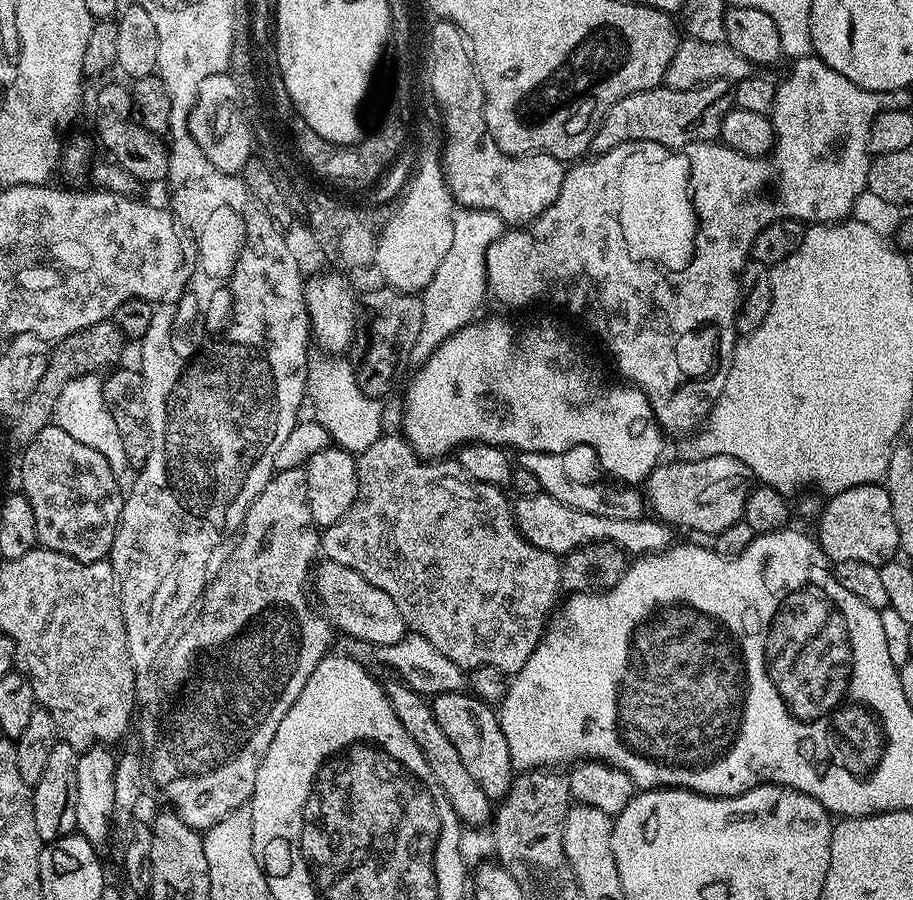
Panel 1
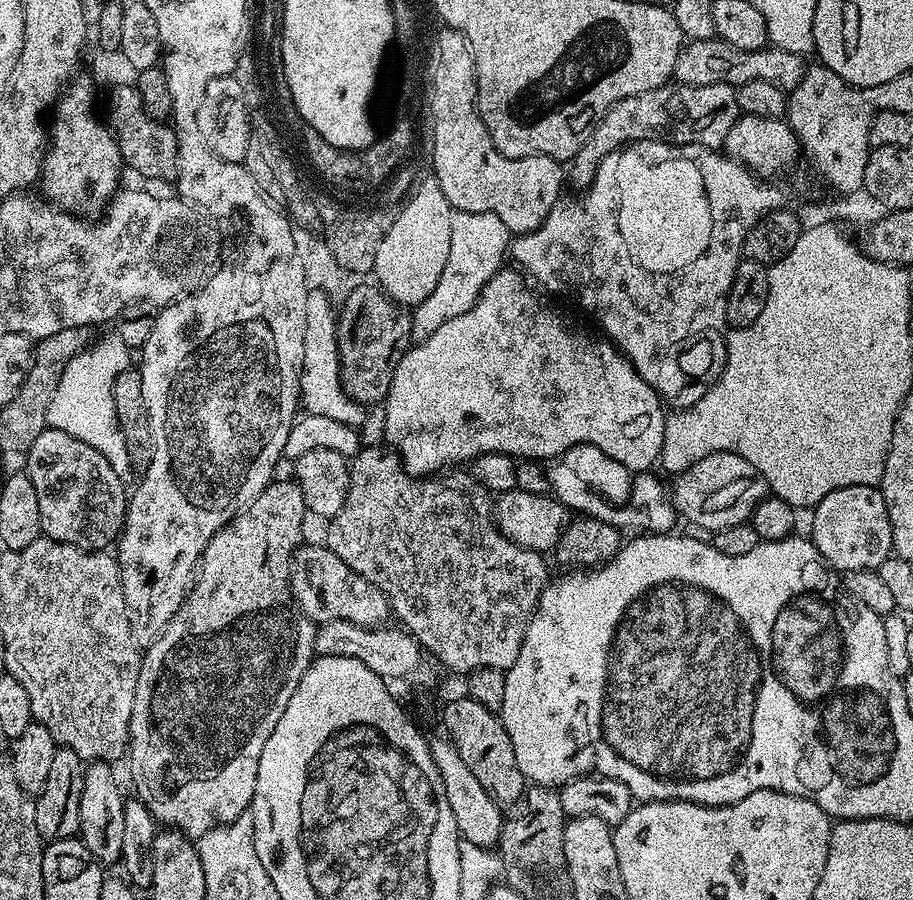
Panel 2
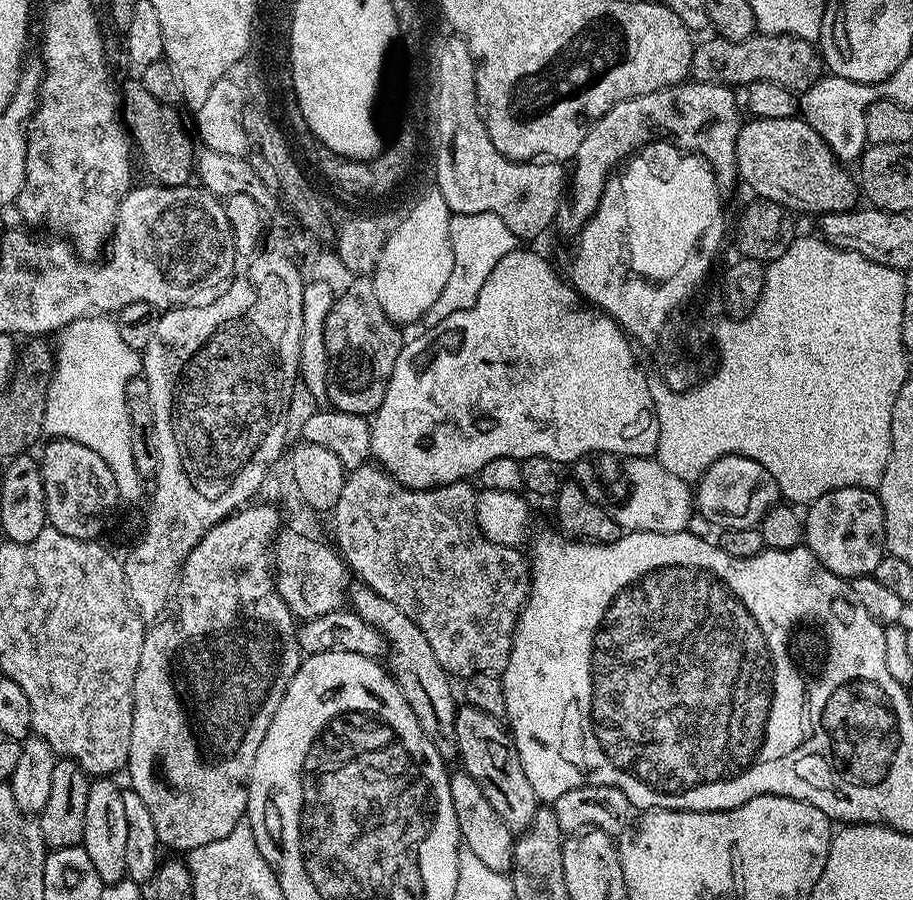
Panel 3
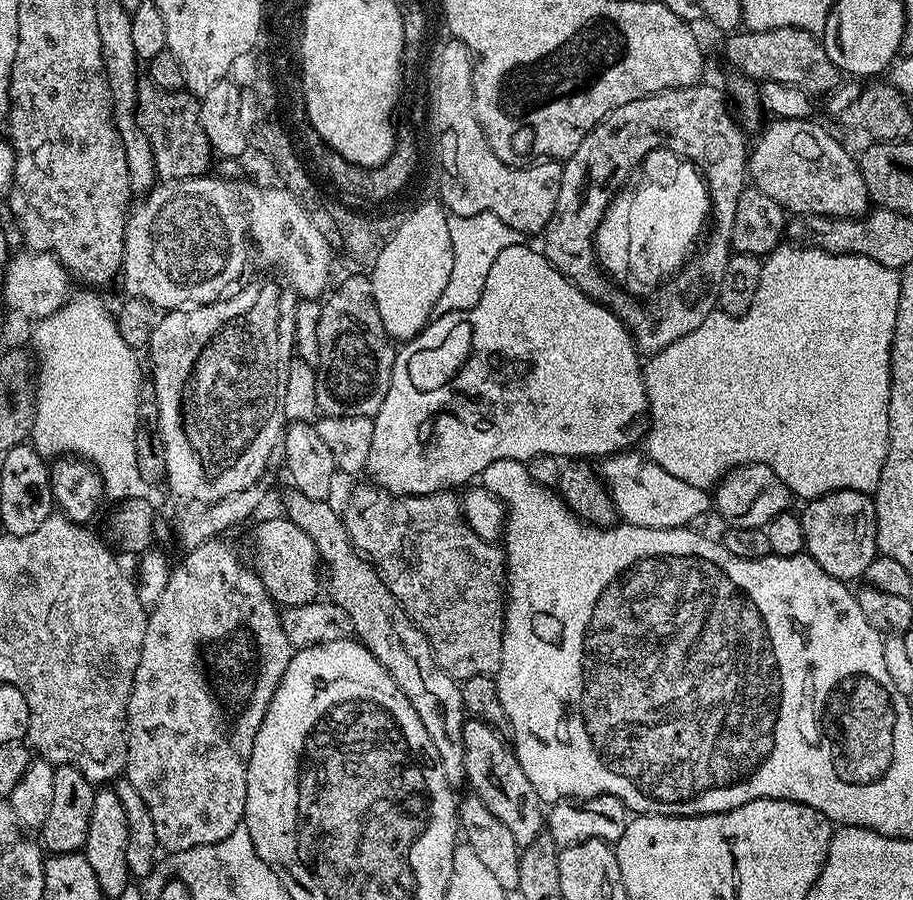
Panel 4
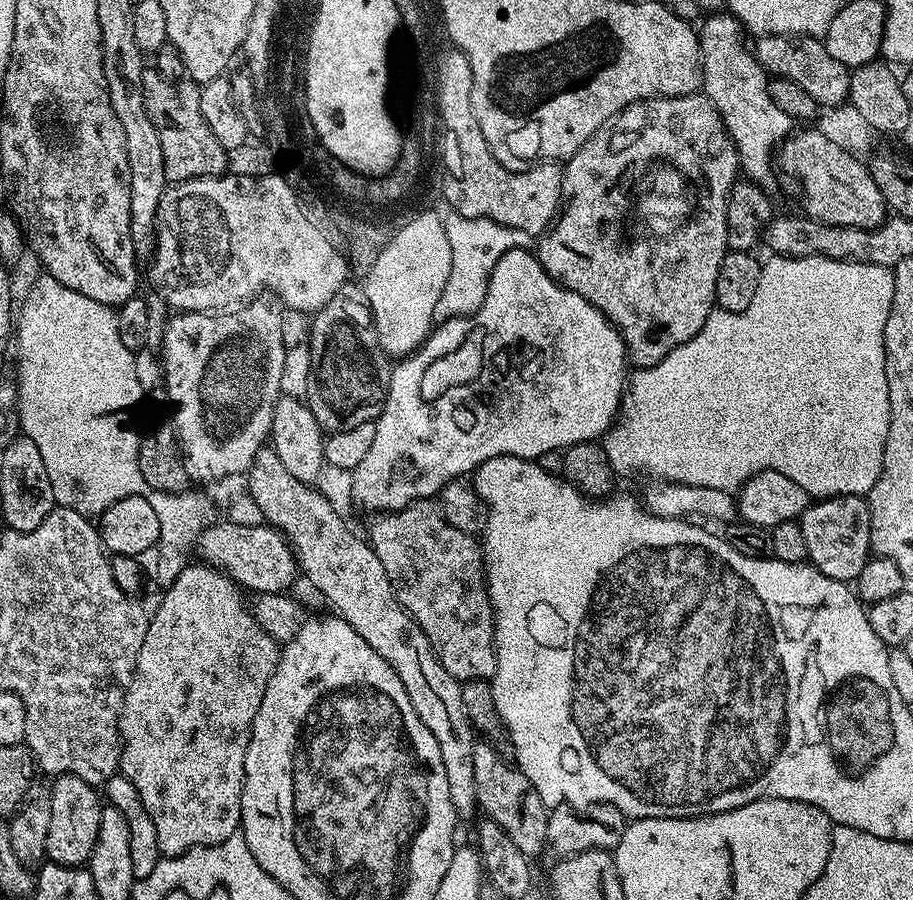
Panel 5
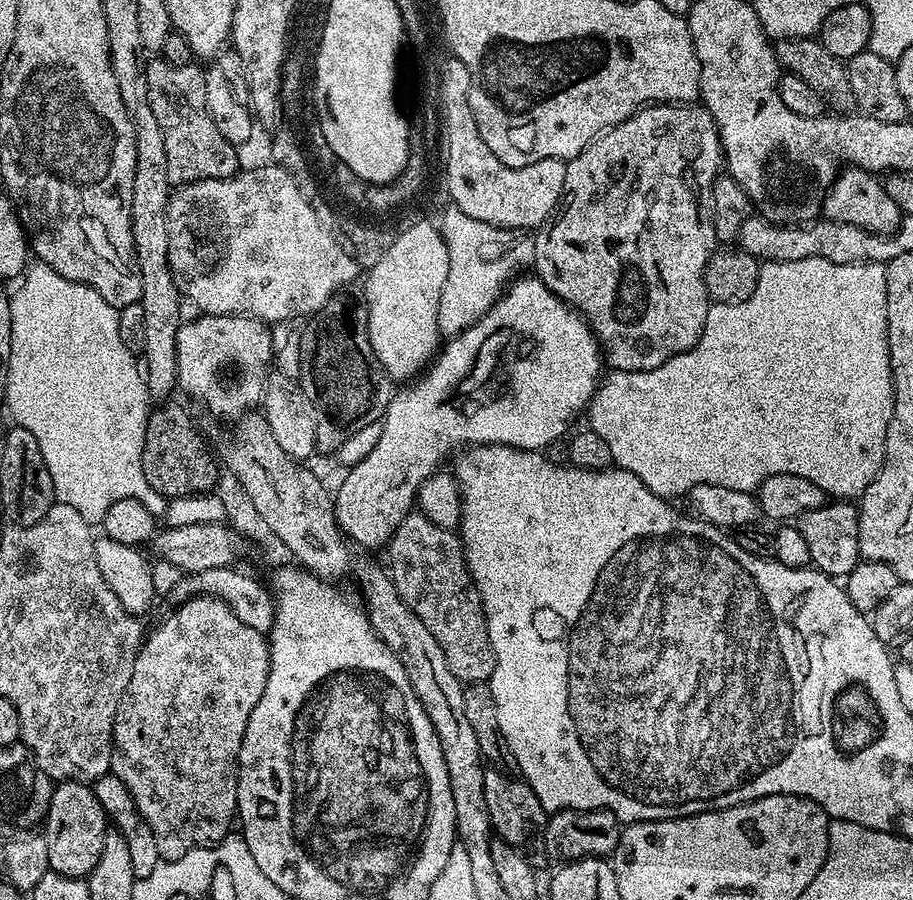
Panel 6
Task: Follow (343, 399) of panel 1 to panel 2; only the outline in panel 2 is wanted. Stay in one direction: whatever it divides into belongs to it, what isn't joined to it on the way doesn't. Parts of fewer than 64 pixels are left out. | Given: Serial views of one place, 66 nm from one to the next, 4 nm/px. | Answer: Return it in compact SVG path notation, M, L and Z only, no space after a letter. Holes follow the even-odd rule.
M314 289L306 298L306 338L302 342L302 366L300 367L300 404L307 414L322 414L322 418L334 418L360 426L364 420L365 405L348 399L340 381L340 351L336 345L338 312L332 309L333 298L327 291Z

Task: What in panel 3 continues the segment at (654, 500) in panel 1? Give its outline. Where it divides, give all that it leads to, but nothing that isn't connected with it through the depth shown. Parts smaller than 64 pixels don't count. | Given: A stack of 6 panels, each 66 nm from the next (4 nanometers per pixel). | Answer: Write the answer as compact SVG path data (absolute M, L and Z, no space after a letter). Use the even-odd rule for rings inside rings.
M723 456L715 460L703 476L700 477L694 488L694 508L697 513L700 512L712 524L717 524L717 529L726 528L755 528L759 525L760 519L768 513L768 509L781 503L782 497L778 490L778 482L758 462L754 462L745 456Z

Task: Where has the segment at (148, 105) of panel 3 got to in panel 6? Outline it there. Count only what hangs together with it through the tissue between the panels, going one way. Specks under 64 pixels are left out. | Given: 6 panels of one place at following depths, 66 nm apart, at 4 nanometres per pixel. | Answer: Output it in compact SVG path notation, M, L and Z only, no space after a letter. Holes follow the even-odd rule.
M157 58L149 59L144 65L150 110L154 110L158 126L162 126L162 138L166 142L166 174L172 186L230 178L240 168L235 147L226 142L226 138L218 134L214 122L210 122L210 114L206 110L208 76L198 64L176 66L169 60Z

